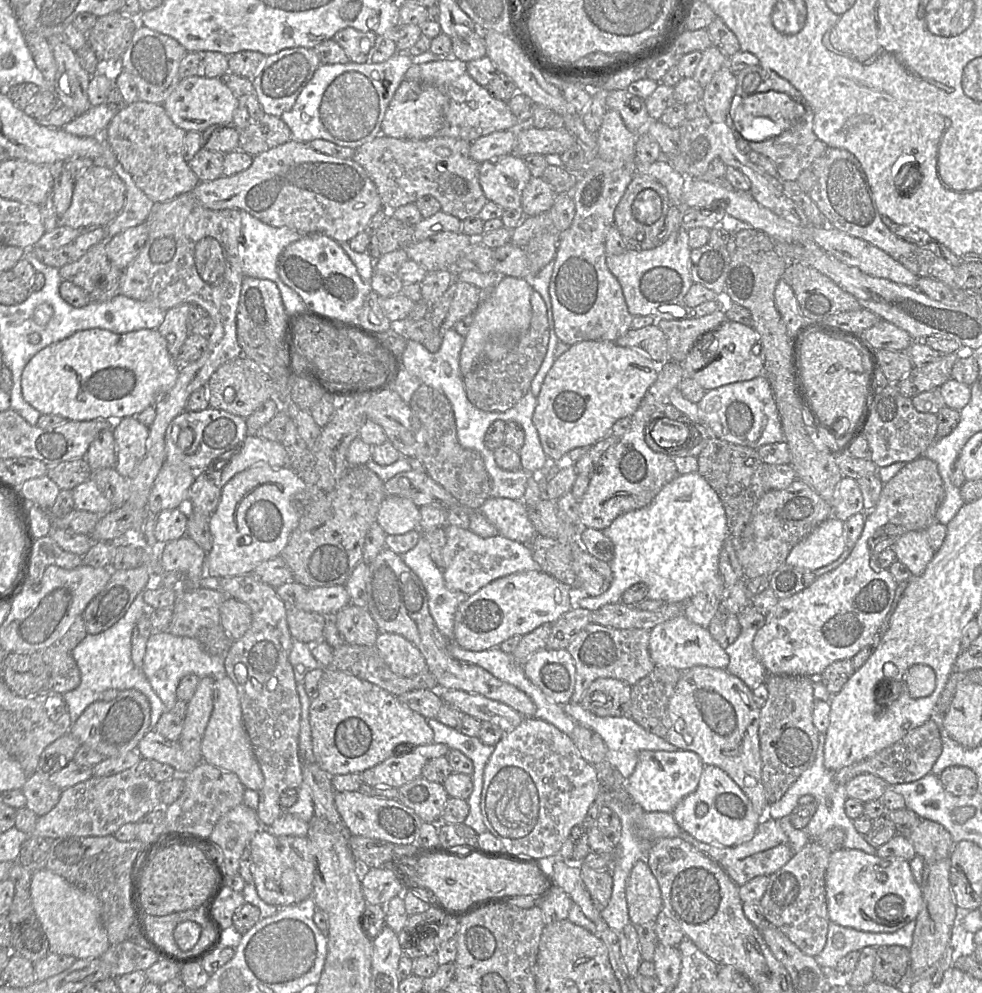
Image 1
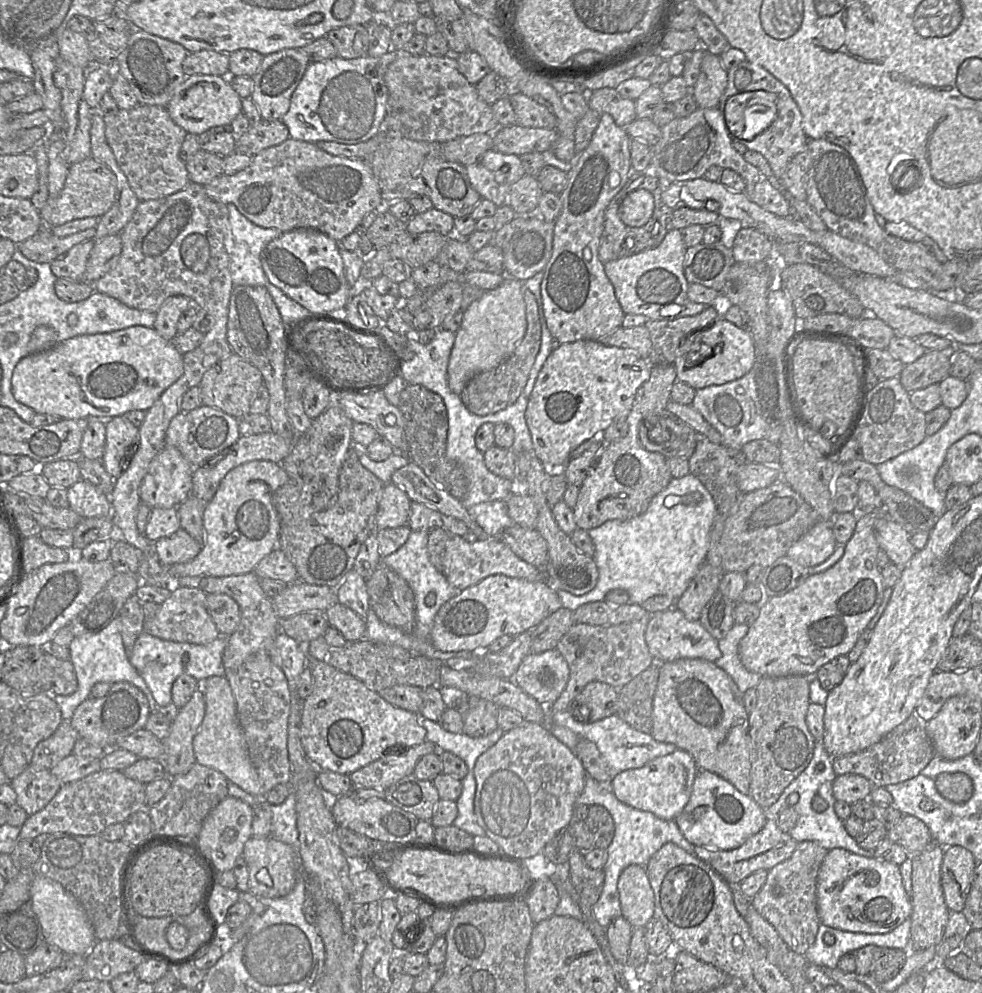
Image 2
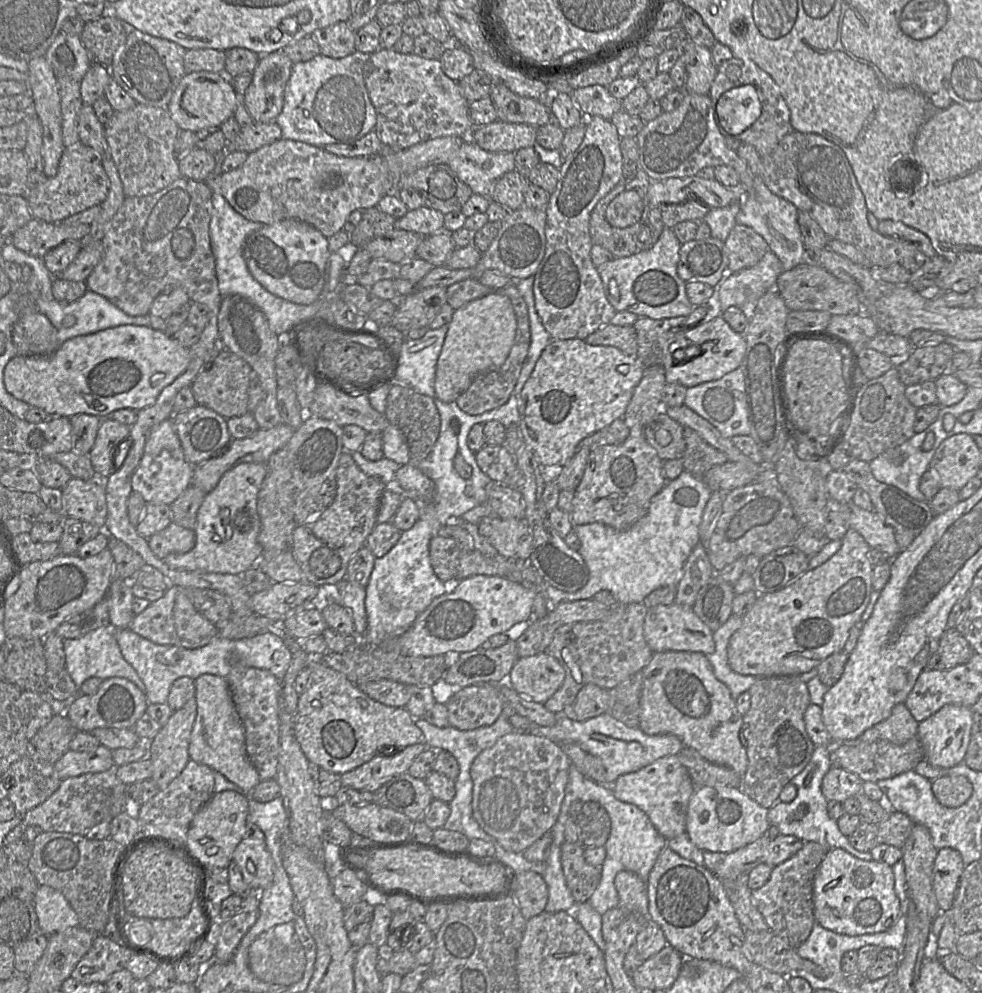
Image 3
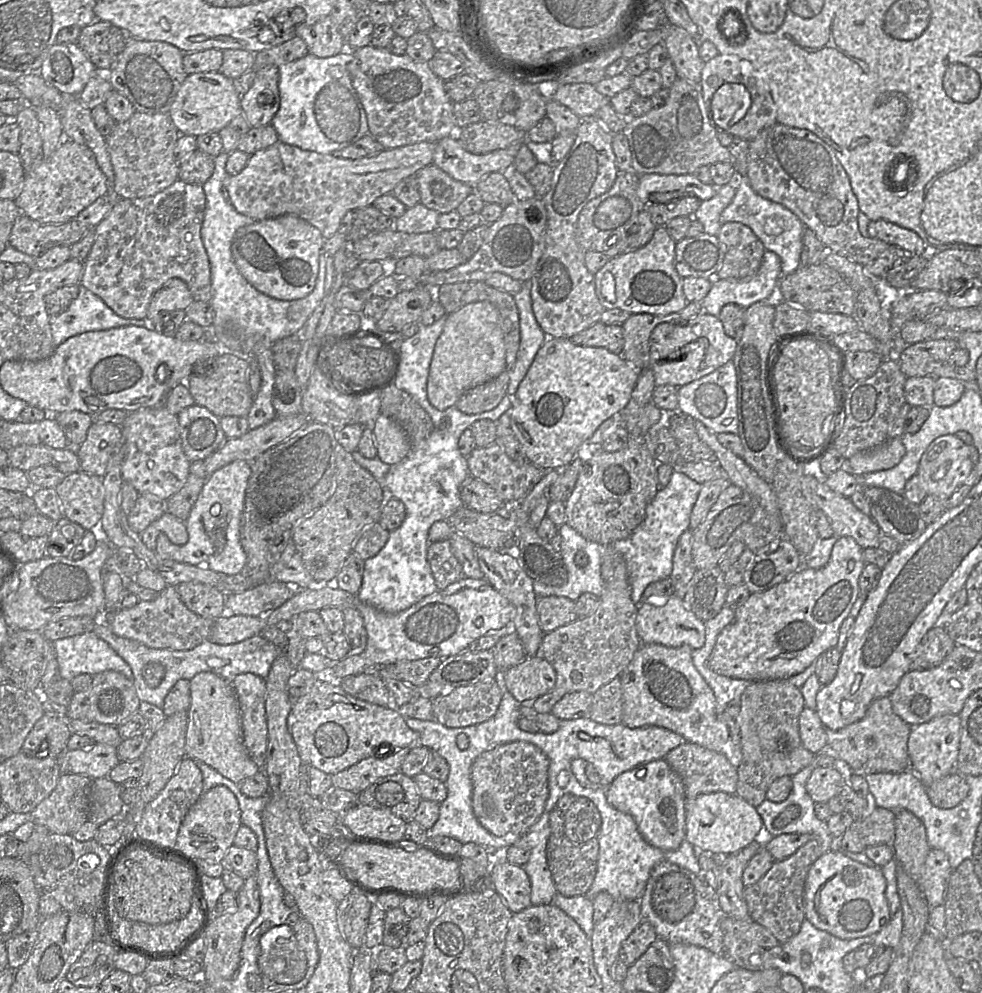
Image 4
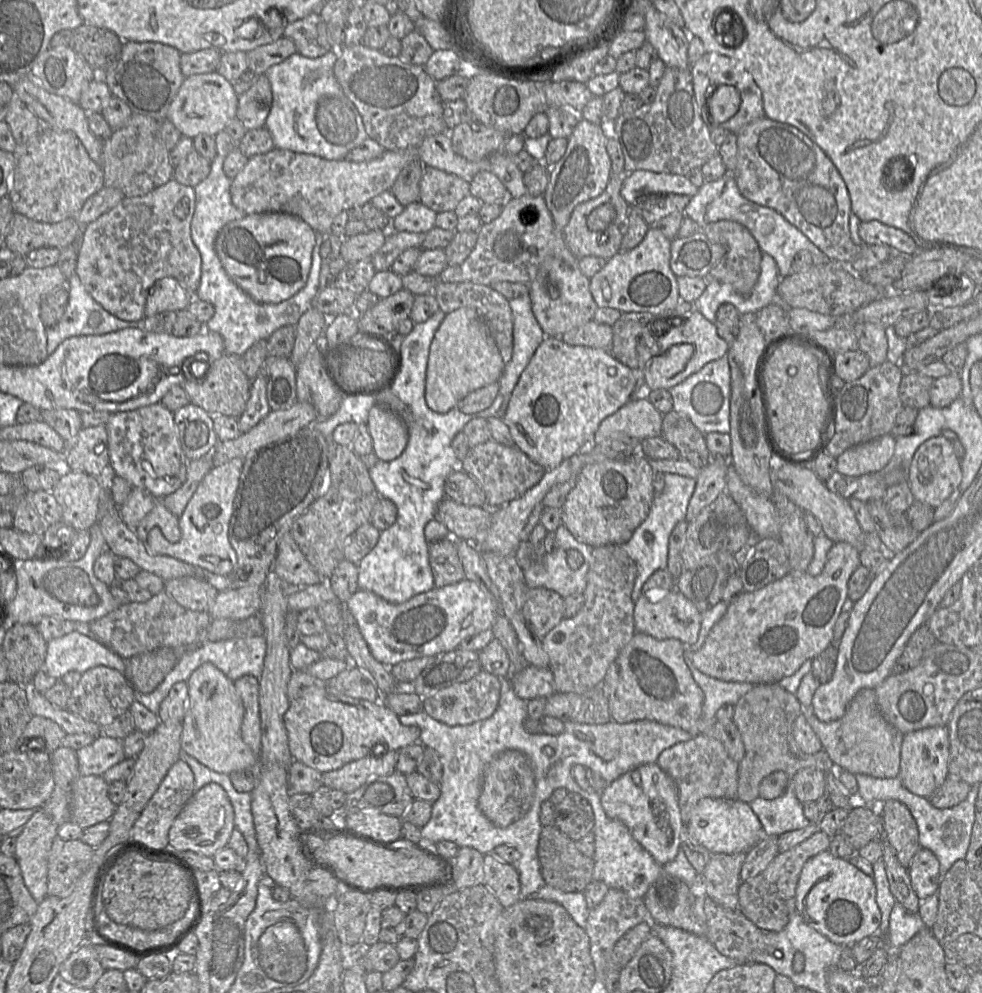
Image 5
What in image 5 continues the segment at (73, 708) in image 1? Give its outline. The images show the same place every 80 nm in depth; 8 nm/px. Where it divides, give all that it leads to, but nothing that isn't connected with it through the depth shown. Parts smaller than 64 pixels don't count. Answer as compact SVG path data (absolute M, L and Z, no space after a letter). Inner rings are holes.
M73 631L47 643L43 670L56 679L68 672L83 673L98 666L126 672L126 660L92 635Z

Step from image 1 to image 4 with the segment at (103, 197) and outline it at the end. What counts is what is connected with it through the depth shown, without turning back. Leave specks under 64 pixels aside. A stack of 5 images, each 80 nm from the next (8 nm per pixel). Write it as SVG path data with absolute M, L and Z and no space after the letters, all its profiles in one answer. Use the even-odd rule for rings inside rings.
M63 139L50 156L41 158L25 170L22 187L14 201L22 214L36 221L63 223L75 219L82 210L107 192L107 178L90 148Z

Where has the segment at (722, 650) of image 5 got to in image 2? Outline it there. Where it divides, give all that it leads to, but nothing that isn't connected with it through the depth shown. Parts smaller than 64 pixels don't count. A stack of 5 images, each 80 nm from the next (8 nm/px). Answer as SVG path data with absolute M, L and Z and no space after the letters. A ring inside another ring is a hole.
M880 509L876 513L861 513L855 527L855 531L846 543L844 554L838 562L829 567L823 572L810 575L801 585L785 593L782 596L767 597L765 601L759 606L759 616L752 625L749 626L748 632L741 639L738 645L738 653L743 666L754 673L761 675L762 677L786 677L793 675L805 676L810 673L817 672L818 669L824 664L828 663L832 659L840 655L848 655L852 650L859 636L868 628L869 623L878 612L880 605L882 604L885 596L885 584L879 568L876 557L880 550L876 534L875 534L875 522L878 517L885 517L880 513Z

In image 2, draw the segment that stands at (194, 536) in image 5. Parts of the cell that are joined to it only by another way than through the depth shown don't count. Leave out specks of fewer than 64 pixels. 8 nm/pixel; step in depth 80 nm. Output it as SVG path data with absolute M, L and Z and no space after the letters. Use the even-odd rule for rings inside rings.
M256 460L243 463L231 469L221 480L213 498L205 504L203 525L206 531L200 552L191 561L165 566L169 580L174 582L182 576L228 576L253 572L259 561L279 547L281 523L272 502L273 493L288 480L288 475L281 464L271 461Z

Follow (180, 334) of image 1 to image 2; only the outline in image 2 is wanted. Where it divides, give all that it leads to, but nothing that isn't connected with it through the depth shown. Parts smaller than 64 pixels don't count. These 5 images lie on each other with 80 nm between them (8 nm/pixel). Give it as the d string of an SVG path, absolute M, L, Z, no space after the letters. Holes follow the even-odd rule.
M181 295L167 298L156 312L156 320L153 325L156 332L171 342L178 334L178 320L190 303L189 298Z

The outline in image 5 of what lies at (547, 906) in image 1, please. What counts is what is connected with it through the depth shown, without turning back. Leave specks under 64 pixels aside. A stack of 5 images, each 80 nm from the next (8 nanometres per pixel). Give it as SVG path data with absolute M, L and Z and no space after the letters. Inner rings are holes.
M492 854L484 855L481 882L496 896L503 908L521 899L519 874L512 864L500 861Z

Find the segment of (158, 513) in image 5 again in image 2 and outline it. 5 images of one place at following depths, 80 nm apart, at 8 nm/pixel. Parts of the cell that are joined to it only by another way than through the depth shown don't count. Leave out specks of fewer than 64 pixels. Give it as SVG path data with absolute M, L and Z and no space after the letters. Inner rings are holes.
M181 527L153 542L153 551L163 566L191 561L200 552L201 547L202 544Z

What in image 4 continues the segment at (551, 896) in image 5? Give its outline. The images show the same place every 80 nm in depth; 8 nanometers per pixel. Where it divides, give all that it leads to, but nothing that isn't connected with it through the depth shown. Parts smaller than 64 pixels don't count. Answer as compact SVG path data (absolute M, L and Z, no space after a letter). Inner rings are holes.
M557 892L551 904L563 910L580 926L586 936L591 938L595 923L593 904L589 897L585 895L566 897Z

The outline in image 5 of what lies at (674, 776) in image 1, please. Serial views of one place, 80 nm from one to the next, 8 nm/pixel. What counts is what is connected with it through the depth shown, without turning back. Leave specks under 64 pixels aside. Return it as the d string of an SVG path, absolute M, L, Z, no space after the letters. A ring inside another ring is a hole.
M657 763L641 765L607 784L600 792L600 800L606 815L624 823L633 838L658 864L664 865L675 858L684 833L678 789Z

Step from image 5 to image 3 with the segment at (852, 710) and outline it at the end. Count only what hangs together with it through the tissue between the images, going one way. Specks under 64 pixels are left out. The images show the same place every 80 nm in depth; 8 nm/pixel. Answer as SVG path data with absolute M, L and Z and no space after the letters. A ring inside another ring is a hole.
M904 703L895 705L891 714L881 722L865 730L857 739L875 741L879 739L902 744L917 736L919 722L912 716Z

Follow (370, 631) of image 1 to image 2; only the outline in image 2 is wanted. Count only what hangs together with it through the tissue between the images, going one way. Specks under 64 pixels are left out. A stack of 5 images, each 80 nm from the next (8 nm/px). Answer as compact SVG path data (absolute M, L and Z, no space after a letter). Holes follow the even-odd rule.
M339 602L334 603L324 612L328 625L335 627L348 642L364 639L366 620L355 611Z

